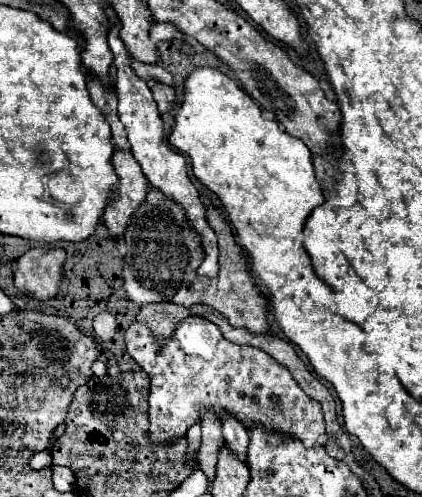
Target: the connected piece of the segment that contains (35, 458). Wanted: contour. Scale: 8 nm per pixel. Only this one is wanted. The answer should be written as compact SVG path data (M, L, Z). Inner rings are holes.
M49 450L35 452L35 454L31 456L29 466L31 466L33 470L39 470L39 468L47 468L47 466L51 466L51 454L49 454Z

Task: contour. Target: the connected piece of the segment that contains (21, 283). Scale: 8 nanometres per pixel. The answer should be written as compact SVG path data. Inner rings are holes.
M29 248L15 260L15 286L39 300L53 298L59 290L63 262L63 248Z

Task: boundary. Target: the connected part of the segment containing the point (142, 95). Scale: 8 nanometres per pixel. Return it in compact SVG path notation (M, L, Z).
M107 6L105 10L107 10L107 18L111 22L109 48L111 48L113 56L115 56L115 66L117 66L117 82L115 82L115 92L117 92L117 98L119 98L119 108L117 110L119 110L119 120L123 122L123 126L127 130L127 138L129 138L129 144L131 144L131 152L137 158L137 162L141 164L143 174L147 176L149 184L155 186L155 188L159 188L159 190L163 190L163 194L171 196L175 202L183 204L189 222L203 236L203 246L205 246L205 254L207 254L205 260L203 260L203 264L197 268L197 274L199 276L215 276L219 250L217 250L215 232L209 228L209 224L205 220L205 206L199 200L197 188L189 180L187 166L185 166L185 158L179 152L175 152L167 144L167 140L163 140L163 122L161 122L161 116L159 116L159 110L157 110L157 102L153 100L153 94L151 94L147 82L143 78L139 78L135 74L135 70L131 68L131 54L125 50L125 44L119 38L121 26L119 26L119 18L117 18L115 10L111 6Z

